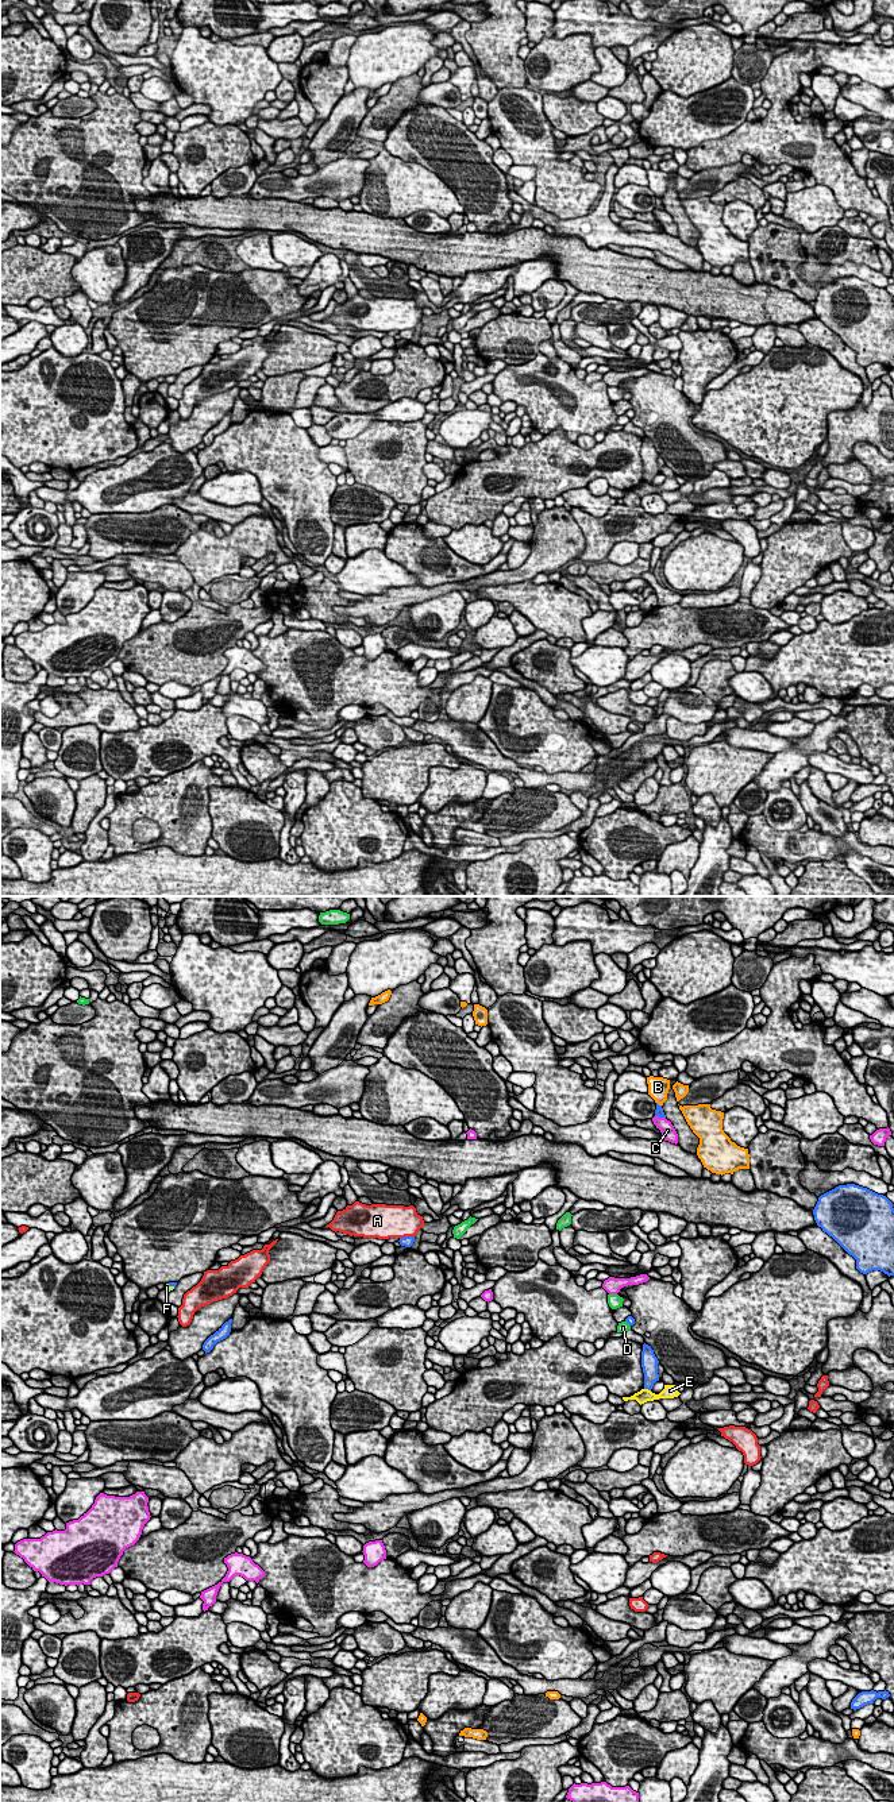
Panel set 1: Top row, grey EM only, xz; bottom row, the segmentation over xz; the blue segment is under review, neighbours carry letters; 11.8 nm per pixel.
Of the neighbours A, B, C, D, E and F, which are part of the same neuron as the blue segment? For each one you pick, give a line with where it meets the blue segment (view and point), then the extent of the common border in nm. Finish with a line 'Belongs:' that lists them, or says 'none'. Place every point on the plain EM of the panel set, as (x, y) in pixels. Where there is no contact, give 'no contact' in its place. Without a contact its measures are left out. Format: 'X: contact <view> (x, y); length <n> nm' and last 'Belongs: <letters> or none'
F: contact xz (172, 378); length 100 nm
Belongs: F

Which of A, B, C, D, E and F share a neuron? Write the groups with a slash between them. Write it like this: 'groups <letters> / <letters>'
groups A / B / C / D / E / F

